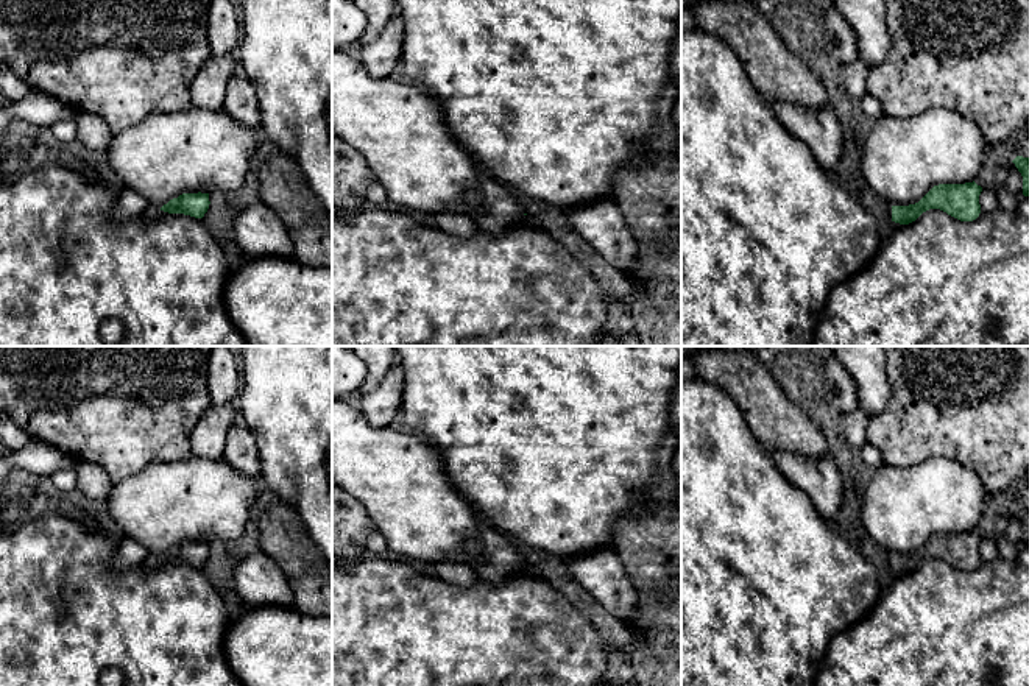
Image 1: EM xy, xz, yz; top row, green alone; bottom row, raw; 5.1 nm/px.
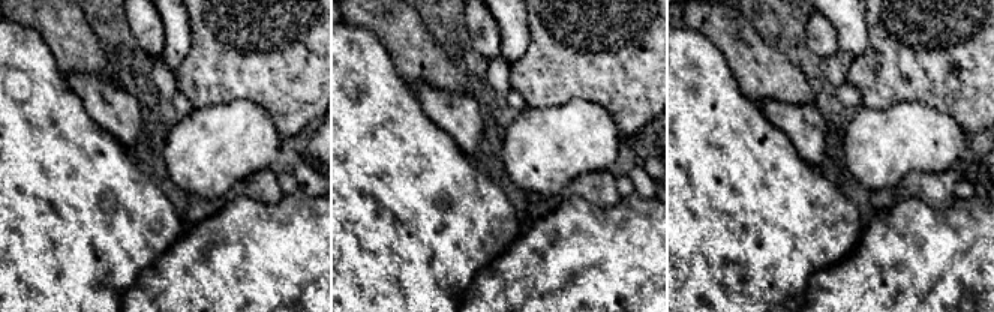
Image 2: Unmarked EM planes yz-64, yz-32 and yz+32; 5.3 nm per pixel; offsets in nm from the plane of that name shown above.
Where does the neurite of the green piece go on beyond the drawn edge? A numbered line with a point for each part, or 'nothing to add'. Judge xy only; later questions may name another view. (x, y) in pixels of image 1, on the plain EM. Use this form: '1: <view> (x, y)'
1: xy (150, 563)

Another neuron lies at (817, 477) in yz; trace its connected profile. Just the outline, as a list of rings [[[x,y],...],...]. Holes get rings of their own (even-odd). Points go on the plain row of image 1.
[[[775,451],[772,458],[783,476],[811,499],[825,521],[837,519],[843,499],[843,483],[831,455],[808,457]]]

